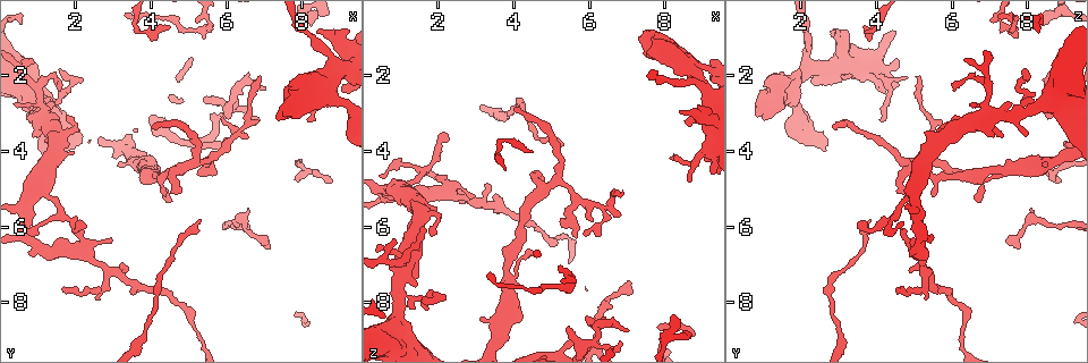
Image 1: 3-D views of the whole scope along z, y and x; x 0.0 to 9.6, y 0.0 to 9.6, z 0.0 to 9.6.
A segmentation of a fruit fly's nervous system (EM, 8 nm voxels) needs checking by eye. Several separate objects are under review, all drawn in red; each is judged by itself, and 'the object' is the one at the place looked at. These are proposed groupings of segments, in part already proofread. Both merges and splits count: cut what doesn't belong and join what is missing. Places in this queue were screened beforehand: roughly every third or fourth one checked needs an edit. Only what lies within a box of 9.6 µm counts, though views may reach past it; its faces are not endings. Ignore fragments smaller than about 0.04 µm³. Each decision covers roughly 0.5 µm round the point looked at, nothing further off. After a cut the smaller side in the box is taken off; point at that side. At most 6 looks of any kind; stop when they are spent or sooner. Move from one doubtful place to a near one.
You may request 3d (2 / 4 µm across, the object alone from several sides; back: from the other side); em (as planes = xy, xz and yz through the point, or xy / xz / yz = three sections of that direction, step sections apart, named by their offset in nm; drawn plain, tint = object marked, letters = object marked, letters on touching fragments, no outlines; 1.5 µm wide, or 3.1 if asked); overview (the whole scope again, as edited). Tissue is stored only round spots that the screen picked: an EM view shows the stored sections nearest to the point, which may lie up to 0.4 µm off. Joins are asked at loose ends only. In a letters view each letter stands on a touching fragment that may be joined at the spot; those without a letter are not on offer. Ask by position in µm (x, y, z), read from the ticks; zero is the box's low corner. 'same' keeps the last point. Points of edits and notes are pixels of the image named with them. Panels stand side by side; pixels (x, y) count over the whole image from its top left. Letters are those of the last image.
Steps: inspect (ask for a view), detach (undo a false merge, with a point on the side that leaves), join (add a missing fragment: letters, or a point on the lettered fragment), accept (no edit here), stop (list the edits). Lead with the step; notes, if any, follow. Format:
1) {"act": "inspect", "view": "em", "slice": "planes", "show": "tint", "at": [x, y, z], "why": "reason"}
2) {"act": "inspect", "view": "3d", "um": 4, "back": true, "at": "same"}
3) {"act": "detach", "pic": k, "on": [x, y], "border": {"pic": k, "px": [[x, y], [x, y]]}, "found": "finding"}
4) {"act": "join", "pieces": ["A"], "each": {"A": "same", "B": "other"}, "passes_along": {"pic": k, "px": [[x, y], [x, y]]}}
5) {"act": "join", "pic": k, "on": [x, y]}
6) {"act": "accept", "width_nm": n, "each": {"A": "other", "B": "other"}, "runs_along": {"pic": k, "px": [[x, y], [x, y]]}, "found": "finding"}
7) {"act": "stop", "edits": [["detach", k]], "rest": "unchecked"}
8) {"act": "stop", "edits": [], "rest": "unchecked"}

{"act": "inspect", "view": "3d", "um": 2, "back": true, "at": [7.00, 2.35, 8.80]}

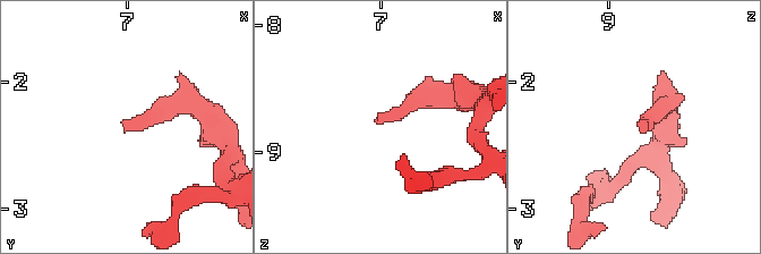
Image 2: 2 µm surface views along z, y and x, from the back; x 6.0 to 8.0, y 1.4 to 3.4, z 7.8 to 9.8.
{"act": "inspect", "view": "em", "slice": "xy", "step": 4, "show": "letters", "at": [7.02, 2.40, 8.74]}

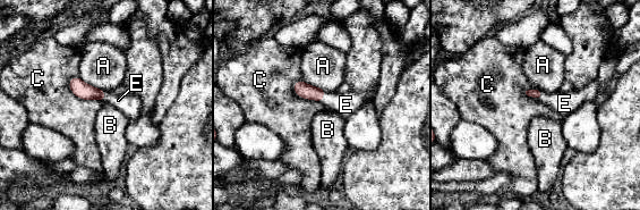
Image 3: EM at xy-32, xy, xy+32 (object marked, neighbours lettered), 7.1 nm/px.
{"act": "inspect", "view": "em", "slice": "planes", "show": "letters", "at": "same"}

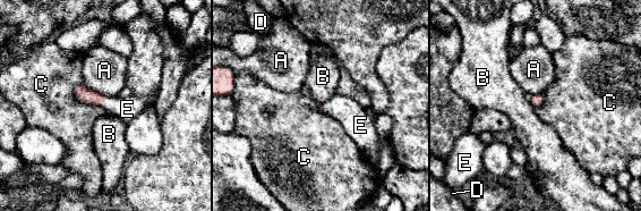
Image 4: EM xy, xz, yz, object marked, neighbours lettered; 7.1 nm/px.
{"act": "join", "pic": 4, "on": [127, 109], "each": {"A": "other", "B": "other", "C": "other", "D": "other", "E": "same"}, "passes_along": {"pic": 4, "px": [[83, 93], [104, 101], [127, 109]]}, "found": "it goes on there"}

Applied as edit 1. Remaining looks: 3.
{"act": "inspect", "view": "overview", "why": "see it whole again"}

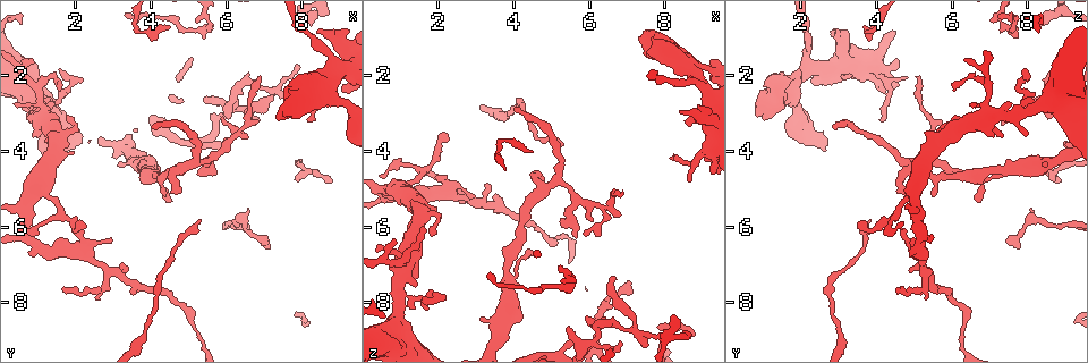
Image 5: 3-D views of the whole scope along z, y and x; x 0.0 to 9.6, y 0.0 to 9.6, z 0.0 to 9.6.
{"act": "inspect", "view": "3d", "um": 4, "at": [3.00, 6.45, 5.20], "why": "free end"}

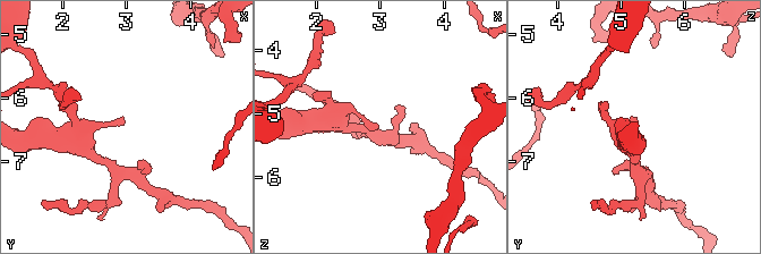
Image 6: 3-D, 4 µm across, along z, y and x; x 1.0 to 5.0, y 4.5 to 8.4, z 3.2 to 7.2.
{"act": "inspect", "view": "em", "slice": "planes", "show": "letters", "at": [3.00, 6.40, 5.20], "why": "shape alone is not enough"}

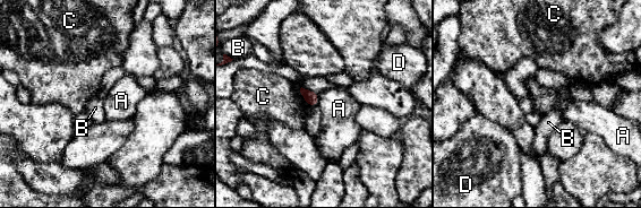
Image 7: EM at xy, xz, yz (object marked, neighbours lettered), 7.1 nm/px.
{"act": "accept", "longest_contact_nm": ["C", 160], "each": {"A": "other", "B": "other", "C": "other", "D": "other"}, "border": {"pic": 7, "px": [[319, 94], [316, 105]]}, "found": "no lettered fragment goes on from it"}

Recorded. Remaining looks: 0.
{"act": "stop", "edits": [["join", 4]], "rest": "unchecked"}

